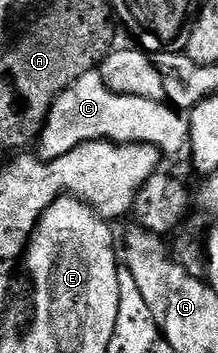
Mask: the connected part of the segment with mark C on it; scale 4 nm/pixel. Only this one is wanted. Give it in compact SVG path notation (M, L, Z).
M98 70L85 73L57 97L39 138L38 156L54 161L84 142L109 140L118 144L154 145L166 156L183 153L189 140L189 120L172 106L143 96L113 92Z

